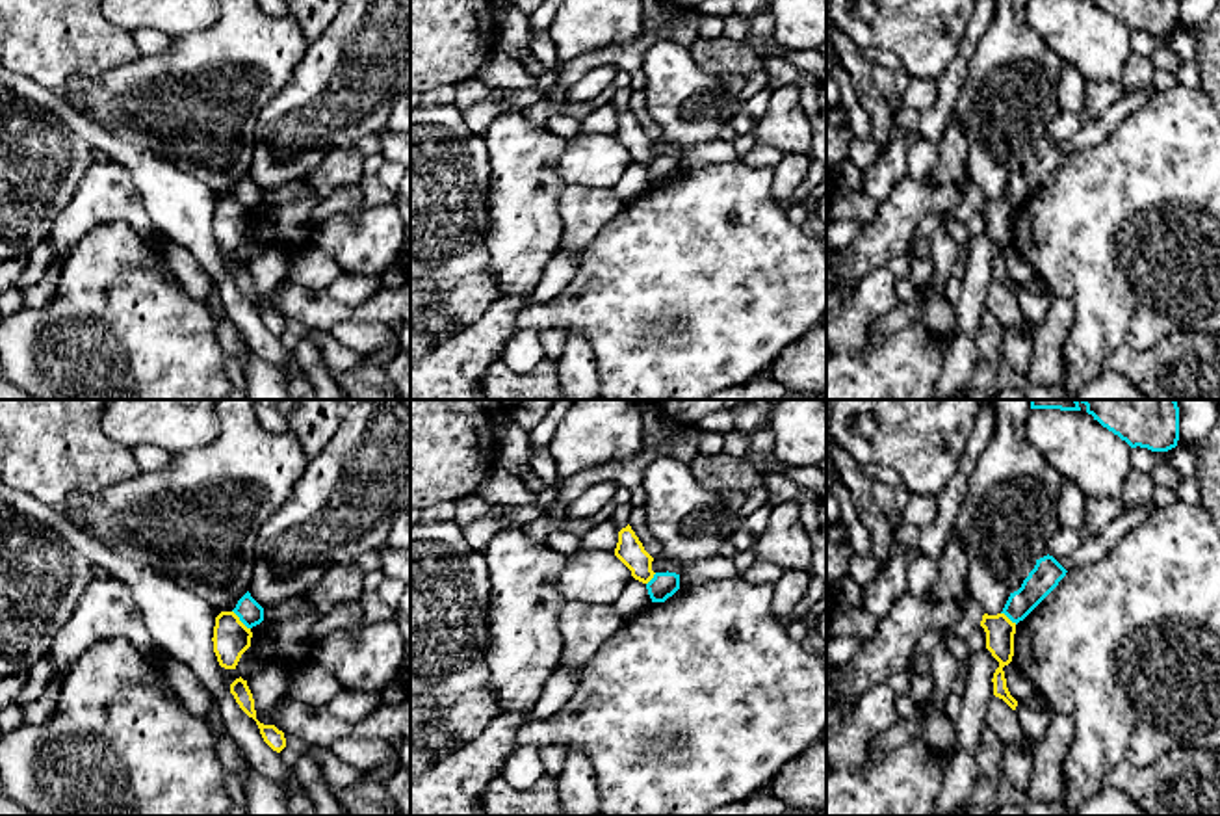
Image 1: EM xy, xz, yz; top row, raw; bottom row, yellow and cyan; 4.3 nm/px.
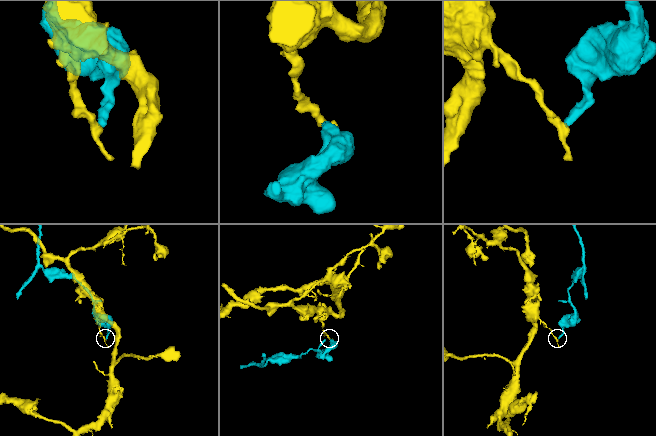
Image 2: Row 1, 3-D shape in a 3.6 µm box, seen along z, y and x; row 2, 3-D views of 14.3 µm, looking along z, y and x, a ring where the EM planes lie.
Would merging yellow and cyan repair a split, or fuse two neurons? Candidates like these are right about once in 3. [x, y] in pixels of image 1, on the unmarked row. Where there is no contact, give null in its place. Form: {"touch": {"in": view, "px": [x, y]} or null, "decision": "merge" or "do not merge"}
{"touch": {"in": "xy", "px": [238, 203]}, "decision": "do not merge"}

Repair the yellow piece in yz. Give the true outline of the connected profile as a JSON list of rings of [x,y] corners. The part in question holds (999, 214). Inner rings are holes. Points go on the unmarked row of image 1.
[[[1005,197],[982,199],[980,210],[986,216],[986,232],[999,245],[993,257],[993,279],[1003,283],[1012,294],[1016,294],[1018,284],[1010,279],[1006,271],[1006,262],[1003,251],[1012,245],[1014,240],[1014,217],[1016,206],[1012,206]]]

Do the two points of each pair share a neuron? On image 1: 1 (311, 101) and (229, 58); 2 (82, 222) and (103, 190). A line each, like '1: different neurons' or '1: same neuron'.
1: different neurons
2: same neuron

